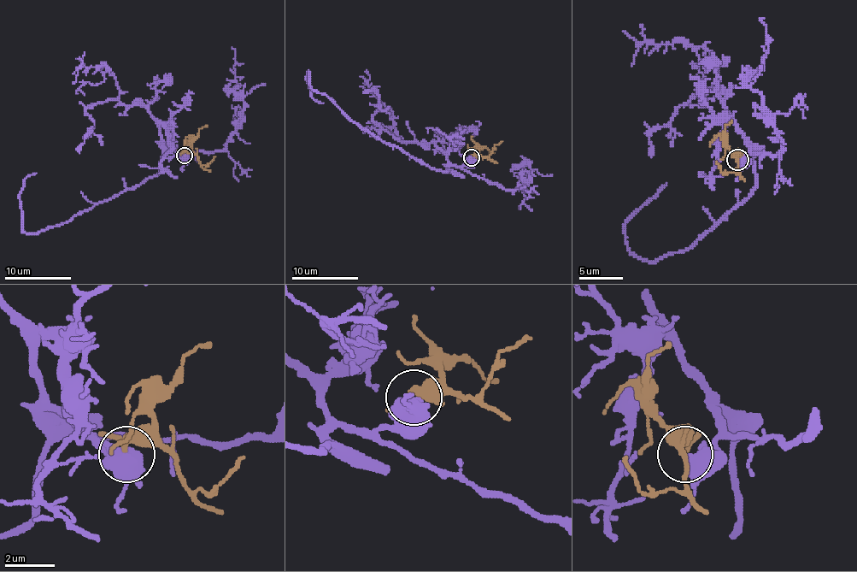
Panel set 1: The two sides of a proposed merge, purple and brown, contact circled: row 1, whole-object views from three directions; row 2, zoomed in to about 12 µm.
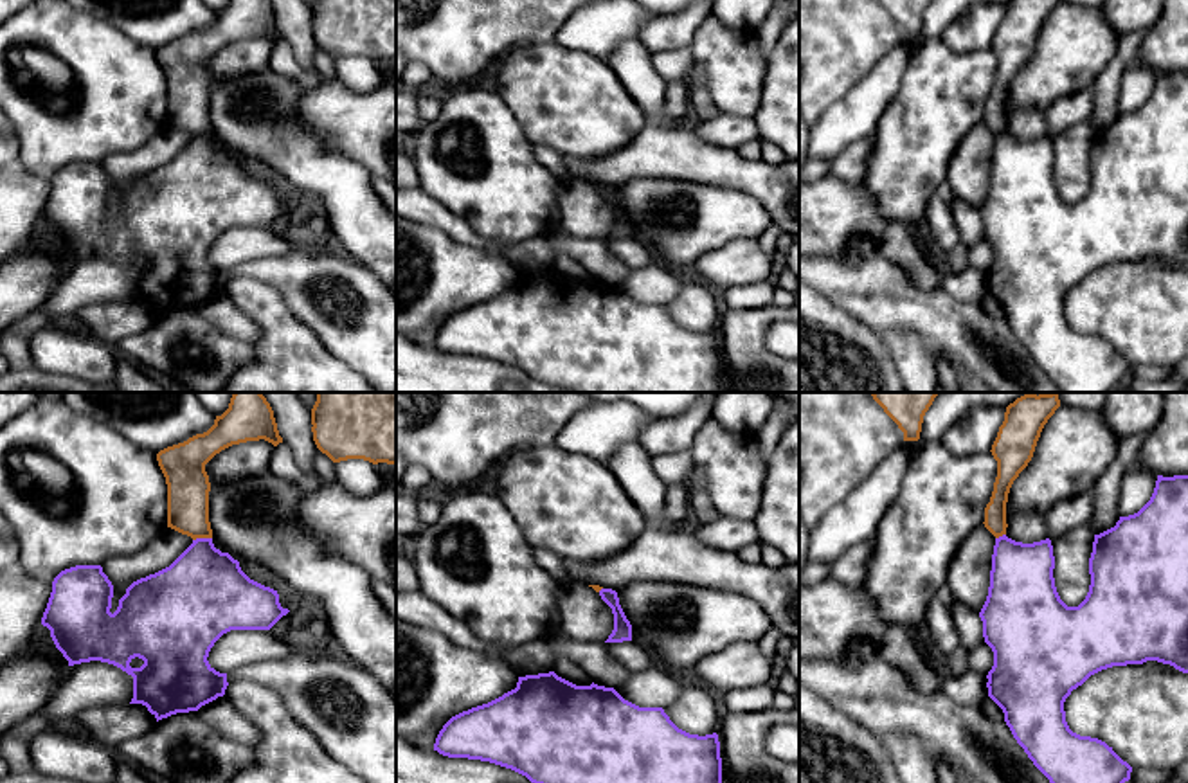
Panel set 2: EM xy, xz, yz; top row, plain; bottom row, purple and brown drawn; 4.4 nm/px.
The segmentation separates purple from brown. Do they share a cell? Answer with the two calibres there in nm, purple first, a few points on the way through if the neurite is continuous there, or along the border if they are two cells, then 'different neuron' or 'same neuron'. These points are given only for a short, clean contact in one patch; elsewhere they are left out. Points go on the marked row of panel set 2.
calibres 400 and 190 nm; border xy (211, 537), (197, 537), (193, 540); different neuron

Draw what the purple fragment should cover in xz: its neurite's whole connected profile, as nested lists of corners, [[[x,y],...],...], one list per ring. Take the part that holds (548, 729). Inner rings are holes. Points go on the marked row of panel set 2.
[[[554,671],[518,677],[515,689],[488,704],[452,716],[439,731],[434,751],[448,758],[468,758],[495,763],[526,776],[531,783],[722,783],[722,758],[716,733],[706,736],[689,734],[679,729],[662,707],[639,707],[625,700],[614,688],[598,686],[594,682],[590,686],[576,686],[558,677]]]

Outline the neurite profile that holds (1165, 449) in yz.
[[[1188,392],[1163,396],[1163,414],[1147,432],[1138,464],[1154,475],[1188,475]]]

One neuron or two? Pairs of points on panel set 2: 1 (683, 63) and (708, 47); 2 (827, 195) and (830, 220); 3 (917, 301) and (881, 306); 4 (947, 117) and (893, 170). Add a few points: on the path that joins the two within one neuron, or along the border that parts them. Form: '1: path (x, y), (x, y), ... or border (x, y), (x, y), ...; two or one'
1: border (690, 45), (695, 62); two
2: path (828, 200), (828, 215); one
3: path (908, 303), (890, 303); one
4: path (935, 128), (906, 157); one

